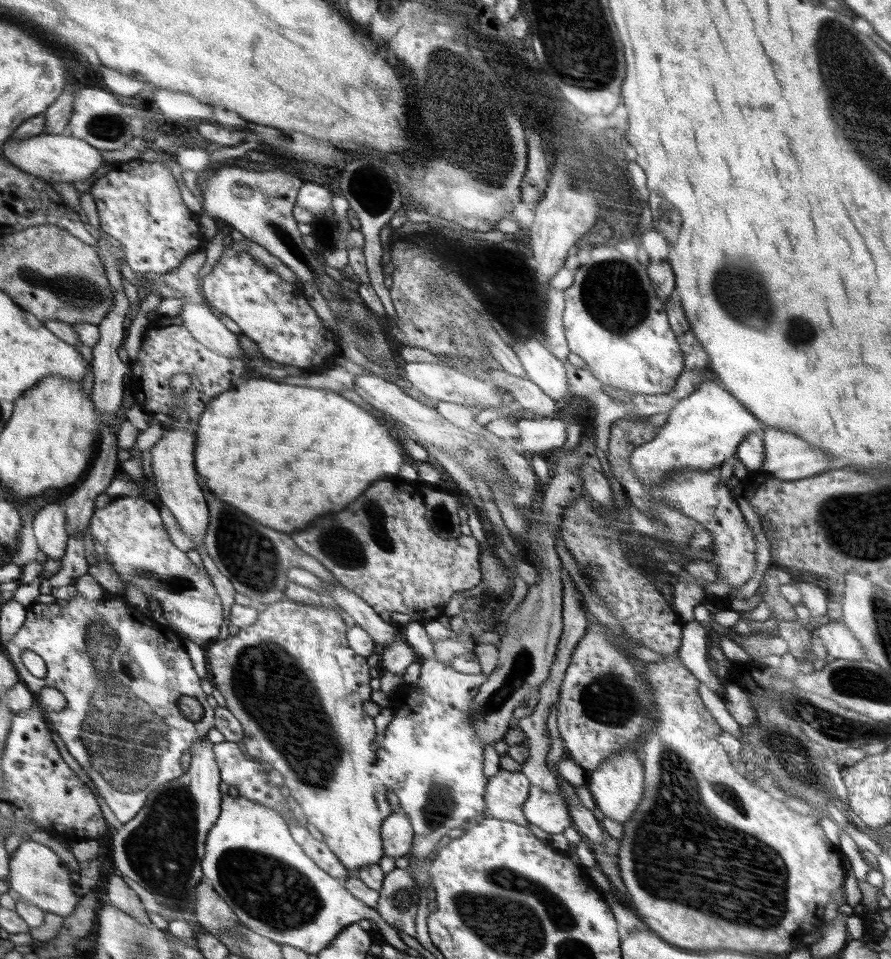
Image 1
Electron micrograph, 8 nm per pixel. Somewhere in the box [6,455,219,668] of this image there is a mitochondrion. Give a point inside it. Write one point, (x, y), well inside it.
(177, 583)

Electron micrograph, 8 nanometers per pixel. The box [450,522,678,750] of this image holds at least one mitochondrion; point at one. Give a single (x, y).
(609, 700)

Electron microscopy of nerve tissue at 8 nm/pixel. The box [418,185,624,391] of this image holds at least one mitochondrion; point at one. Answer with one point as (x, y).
(454, 335)

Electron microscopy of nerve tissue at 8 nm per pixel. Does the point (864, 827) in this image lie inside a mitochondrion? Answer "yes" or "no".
no

